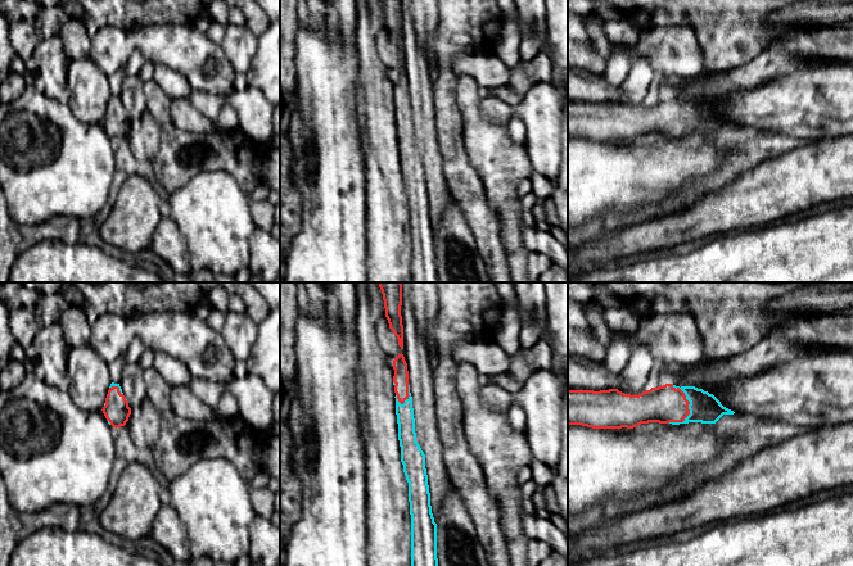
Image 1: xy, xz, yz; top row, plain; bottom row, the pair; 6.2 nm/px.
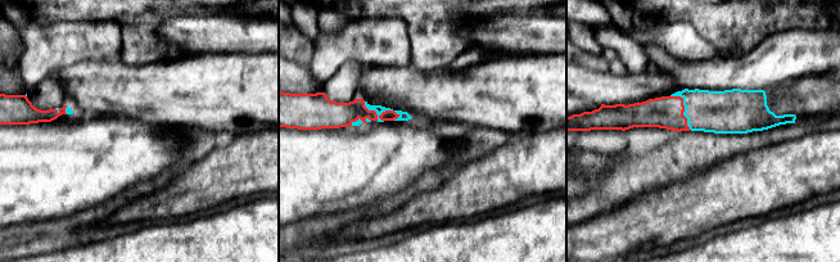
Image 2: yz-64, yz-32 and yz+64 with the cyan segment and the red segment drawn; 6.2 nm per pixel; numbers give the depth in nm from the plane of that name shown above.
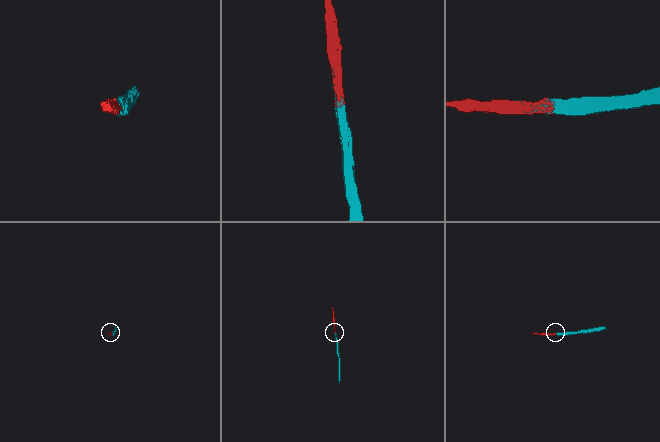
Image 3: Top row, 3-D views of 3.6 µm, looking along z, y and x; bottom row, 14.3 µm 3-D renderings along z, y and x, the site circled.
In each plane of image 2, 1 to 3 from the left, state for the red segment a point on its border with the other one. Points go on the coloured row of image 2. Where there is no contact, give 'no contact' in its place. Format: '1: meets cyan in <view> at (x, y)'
1: meets cyan in yz-64 at (57, 109)
2: meets cyan in yz-32 at (380, 113)
3: meets cyan in yz+64 at (685, 108)

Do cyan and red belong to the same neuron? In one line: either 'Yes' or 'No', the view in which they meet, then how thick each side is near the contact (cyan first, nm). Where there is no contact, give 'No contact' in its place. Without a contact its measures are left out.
Yes. Touches cyan in yz. Thickness 190 nm (cyan) against 240 nm

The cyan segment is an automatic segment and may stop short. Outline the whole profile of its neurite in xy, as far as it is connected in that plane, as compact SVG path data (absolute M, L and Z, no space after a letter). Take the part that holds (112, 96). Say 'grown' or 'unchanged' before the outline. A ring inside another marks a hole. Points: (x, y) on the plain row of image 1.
grown; M112 95L105 110L103 126L109 137L113 140L125 139L131 127L131 121L125 110L119 96Z

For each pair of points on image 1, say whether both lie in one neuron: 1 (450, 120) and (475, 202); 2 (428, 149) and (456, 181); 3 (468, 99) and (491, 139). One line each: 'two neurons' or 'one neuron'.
1: one neuron
2: two neurons
3: one neuron

